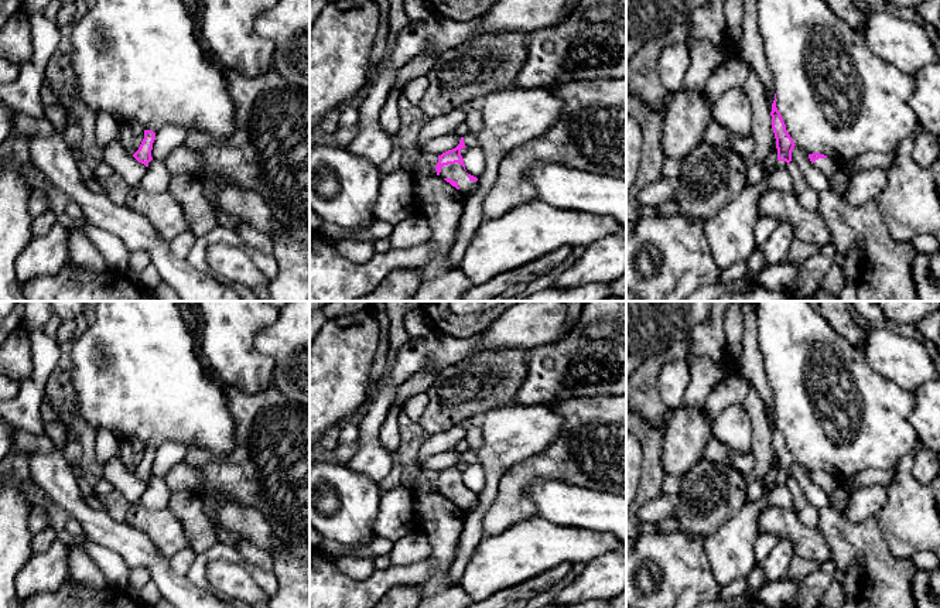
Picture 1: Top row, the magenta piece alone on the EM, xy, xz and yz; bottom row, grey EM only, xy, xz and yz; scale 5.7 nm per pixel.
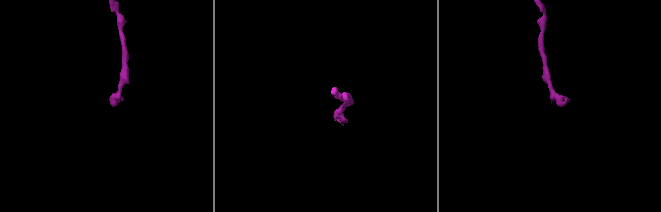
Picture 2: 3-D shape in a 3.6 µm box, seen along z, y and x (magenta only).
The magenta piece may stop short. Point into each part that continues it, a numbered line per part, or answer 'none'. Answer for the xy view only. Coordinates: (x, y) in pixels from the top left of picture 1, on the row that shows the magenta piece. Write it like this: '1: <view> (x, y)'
1: xy (157, 178)

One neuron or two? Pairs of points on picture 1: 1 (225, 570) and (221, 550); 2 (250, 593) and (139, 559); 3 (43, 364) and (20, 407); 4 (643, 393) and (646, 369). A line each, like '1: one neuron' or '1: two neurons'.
1: two neurons
2: two neurons
3: one neuron
4: one neuron

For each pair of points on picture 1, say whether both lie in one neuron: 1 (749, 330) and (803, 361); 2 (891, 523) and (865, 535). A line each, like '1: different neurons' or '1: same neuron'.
1: different neurons
2: different neurons

